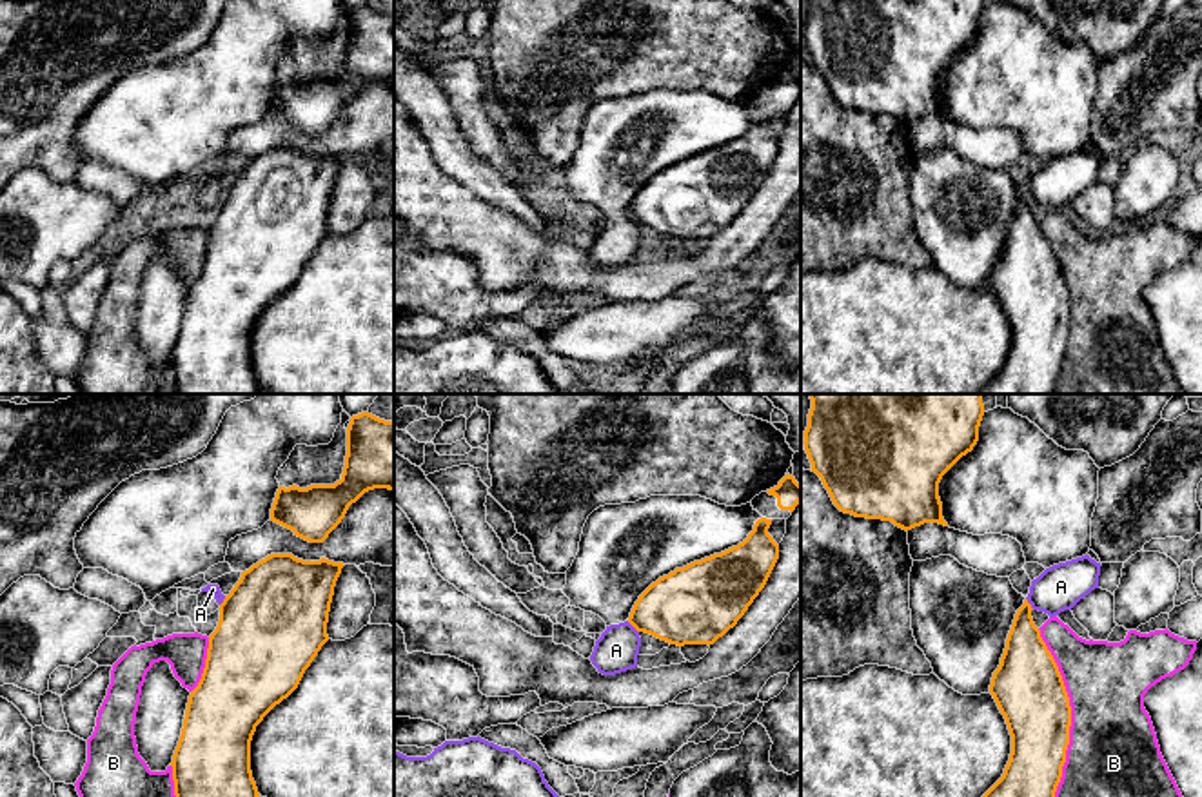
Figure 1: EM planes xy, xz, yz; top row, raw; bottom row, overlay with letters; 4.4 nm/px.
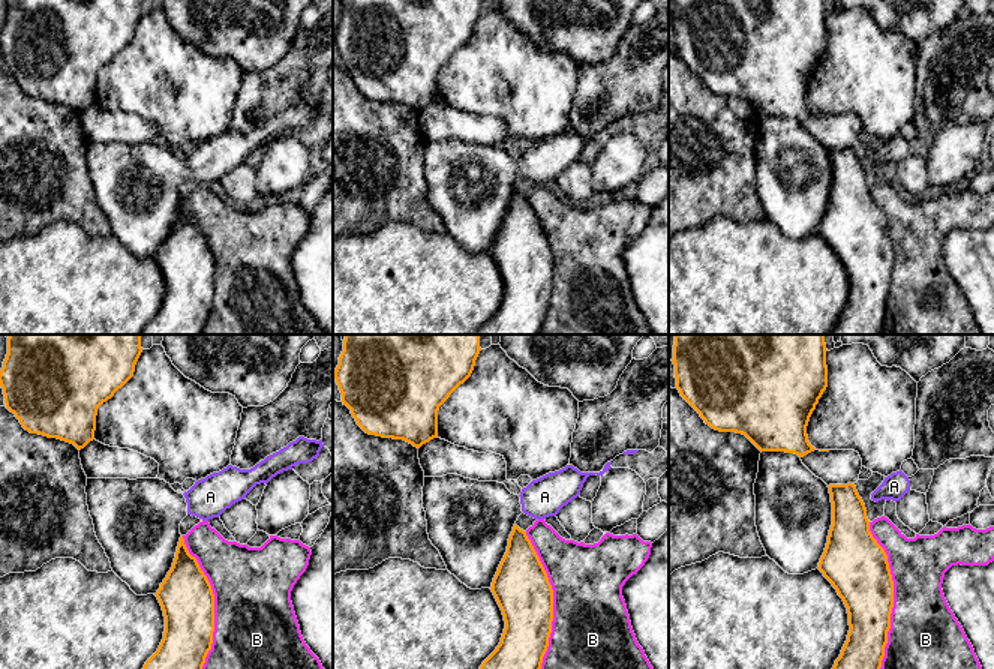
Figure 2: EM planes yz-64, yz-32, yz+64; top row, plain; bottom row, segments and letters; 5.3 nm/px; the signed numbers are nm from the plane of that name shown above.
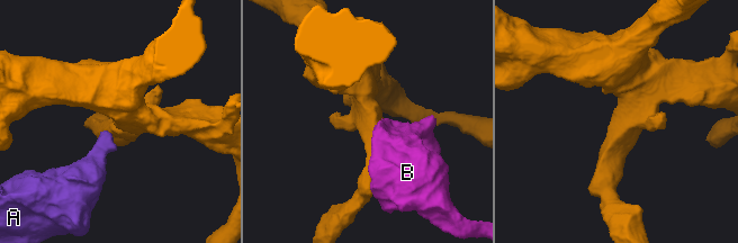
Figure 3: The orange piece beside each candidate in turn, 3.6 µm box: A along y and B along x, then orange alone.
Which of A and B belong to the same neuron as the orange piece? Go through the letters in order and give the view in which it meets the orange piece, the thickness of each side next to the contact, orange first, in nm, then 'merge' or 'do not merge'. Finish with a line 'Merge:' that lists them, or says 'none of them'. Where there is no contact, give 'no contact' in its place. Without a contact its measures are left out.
A: meets orange in xz; 320 nm thick on the orange side, 190 nm on the other; do not merge
B: meets orange in yz; 320 nm thick on the orange side, 400 nm on the other; do not merge
Merge: none of them

